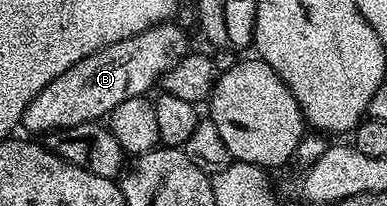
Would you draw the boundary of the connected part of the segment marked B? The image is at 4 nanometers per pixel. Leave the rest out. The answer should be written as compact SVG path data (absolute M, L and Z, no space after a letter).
M175 22L154 24L146 32L113 42L69 66L65 74L53 78L53 82L29 102L21 121L22 127L46 134L56 128L93 124L110 117L113 109L121 106L125 98L147 96L150 88L162 81L171 65L182 60L189 51L186 34L171 23Z

